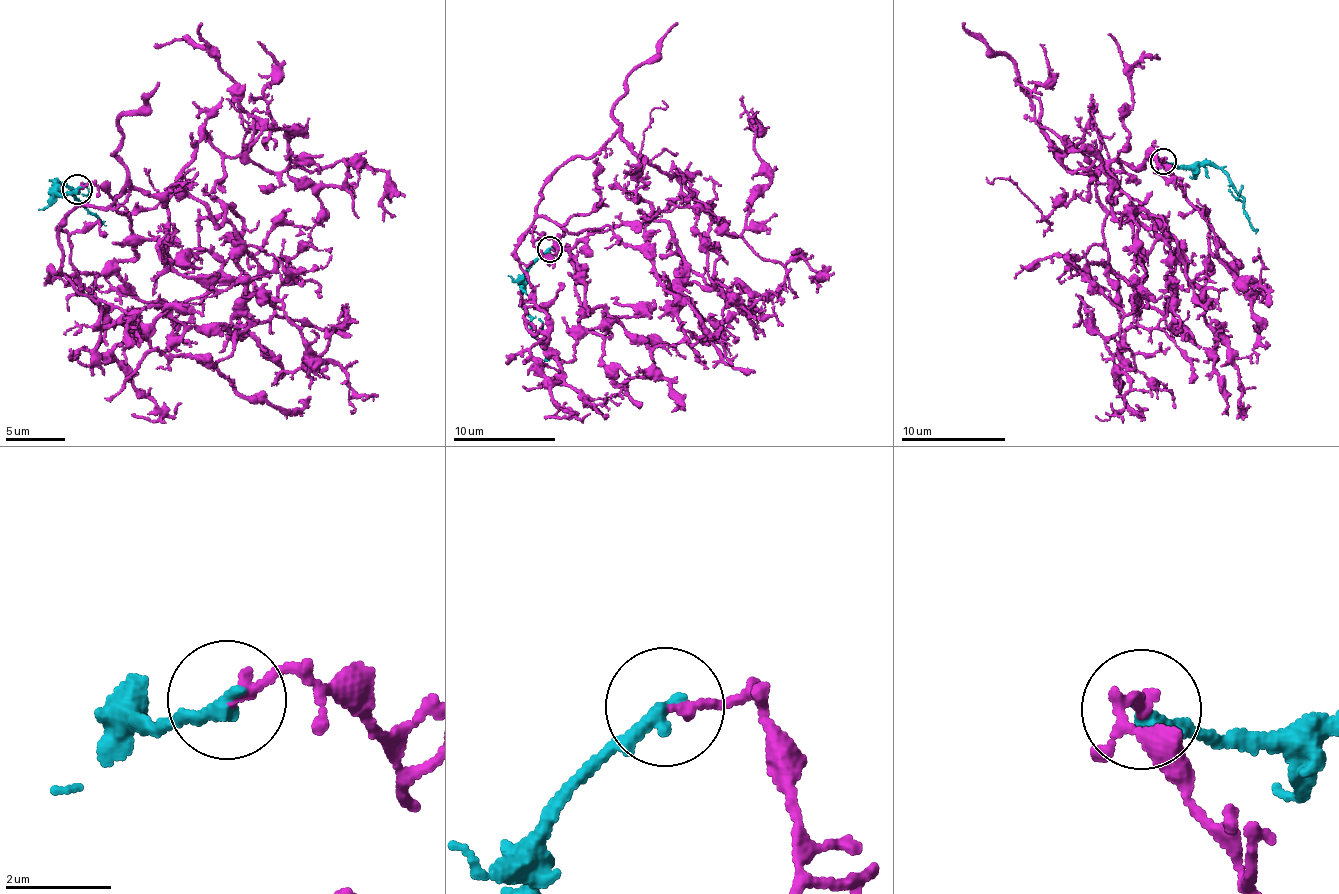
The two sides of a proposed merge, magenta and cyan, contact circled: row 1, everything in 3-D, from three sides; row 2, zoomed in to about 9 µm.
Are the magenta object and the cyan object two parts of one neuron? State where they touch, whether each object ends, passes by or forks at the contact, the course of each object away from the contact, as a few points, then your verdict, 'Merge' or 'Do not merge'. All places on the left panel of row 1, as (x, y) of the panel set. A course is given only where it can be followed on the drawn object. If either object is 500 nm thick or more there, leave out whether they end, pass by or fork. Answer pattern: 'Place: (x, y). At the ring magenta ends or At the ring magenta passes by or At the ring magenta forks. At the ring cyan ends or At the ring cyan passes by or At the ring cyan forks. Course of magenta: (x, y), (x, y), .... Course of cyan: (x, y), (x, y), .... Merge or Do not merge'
Place: (77, 189). At the ring magenta ends. At the ring cyan ends. Course of magenta: (79, 188), (128, 218), (101, 310), (48, 276), (78, 207), (200, 137), (284, 169), (257, 42). Course of cyan: (77, 188), (57, 193), (57, 180), (103, 224). Do not merge

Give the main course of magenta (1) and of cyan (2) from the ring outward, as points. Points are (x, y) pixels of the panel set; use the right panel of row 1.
1: (1164, 161), (1242, 265), (1200, 287), (1043, 135), (1088, 127), (1121, 191), (1036, 120), (1041, 44)
2: (1164, 160), (1188, 166), (1220, 166), (1258, 231)

